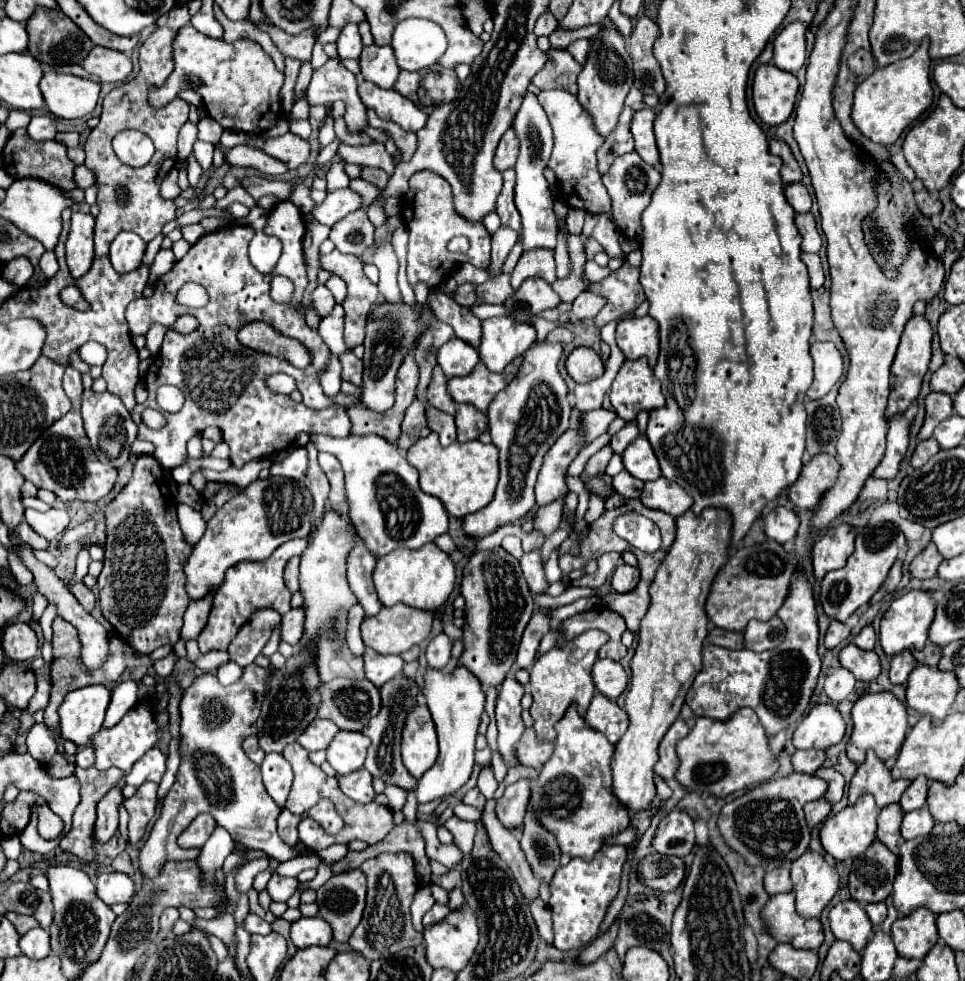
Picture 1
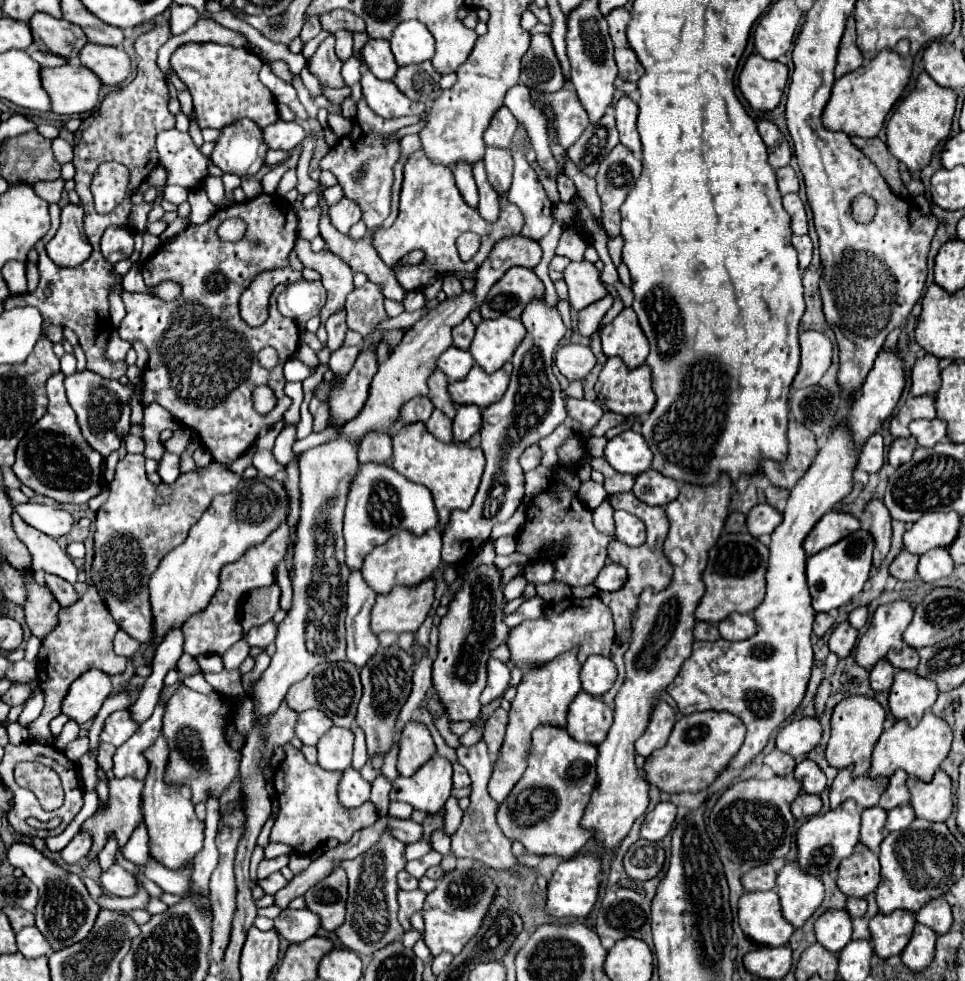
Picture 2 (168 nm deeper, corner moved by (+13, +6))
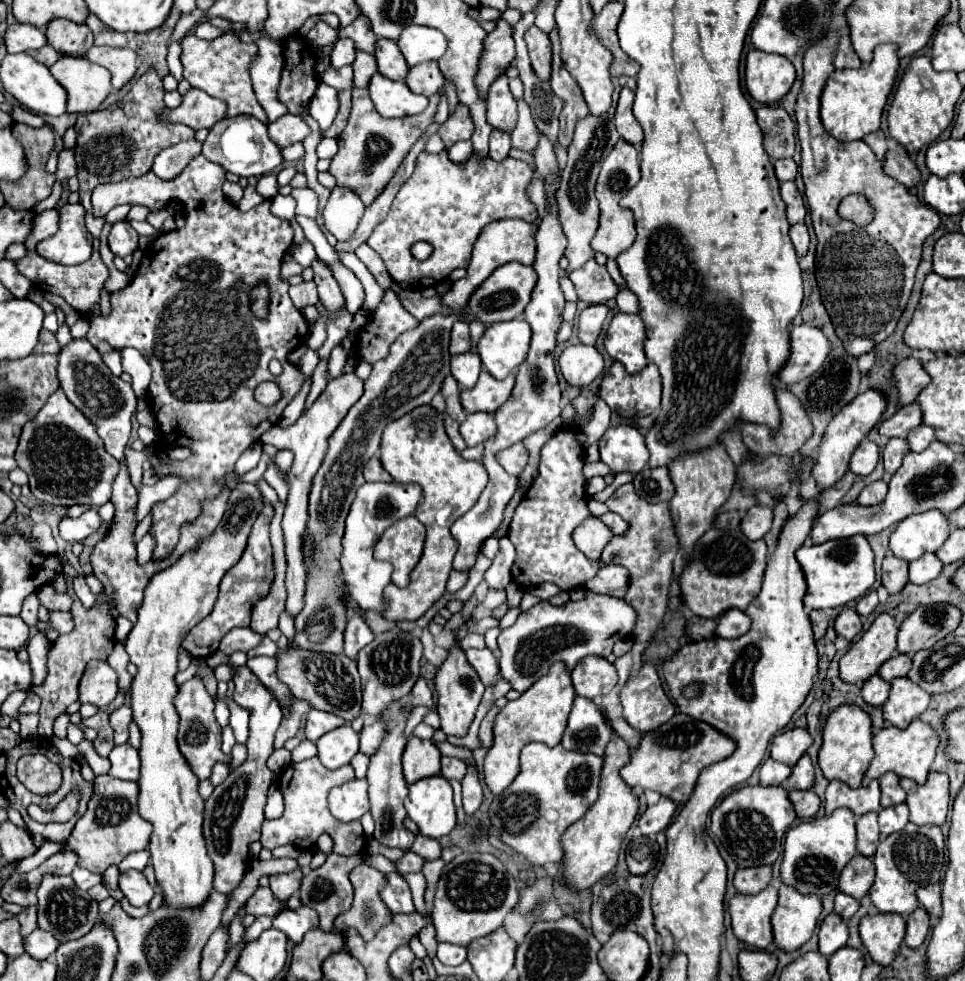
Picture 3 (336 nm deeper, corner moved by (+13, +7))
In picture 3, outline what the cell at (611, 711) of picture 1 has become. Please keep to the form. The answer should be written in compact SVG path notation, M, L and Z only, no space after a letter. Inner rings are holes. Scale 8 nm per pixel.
M576 697L568 717L568 727L562 745L566 749L582 753L604 755L604 747L608 745L612 733L614 731L606 715L598 709L598 705L592 699Z

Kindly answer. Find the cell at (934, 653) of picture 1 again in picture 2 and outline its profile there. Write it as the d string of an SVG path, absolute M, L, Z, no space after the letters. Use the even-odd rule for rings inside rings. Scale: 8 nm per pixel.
M906 646L900 652L888 652L886 660L898 670L914 670L918 664L918 650Z

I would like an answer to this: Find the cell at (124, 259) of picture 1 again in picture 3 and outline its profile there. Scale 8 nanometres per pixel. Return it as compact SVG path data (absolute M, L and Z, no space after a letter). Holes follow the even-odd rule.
M114 223L108 235L108 245L114 255L126 257L138 249L138 233L130 227L130 223Z

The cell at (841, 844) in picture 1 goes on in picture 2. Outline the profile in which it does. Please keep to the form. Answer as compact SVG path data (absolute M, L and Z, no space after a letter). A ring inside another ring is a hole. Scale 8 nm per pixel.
M848 800L848 802L840 804L836 810L830 810L826 814L818 814L818 816L806 820L796 832L800 868L818 878L824 874L834 874L838 870L838 864L844 858L852 856L854 846L858 844L860 814L862 814L862 810L856 806L856 802Z

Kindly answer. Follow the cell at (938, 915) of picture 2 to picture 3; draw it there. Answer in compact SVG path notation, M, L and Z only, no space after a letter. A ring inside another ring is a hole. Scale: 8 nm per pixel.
M928 885L918 891L920 905L928 911L932 921L938 921L942 915L942 887L940 885Z

